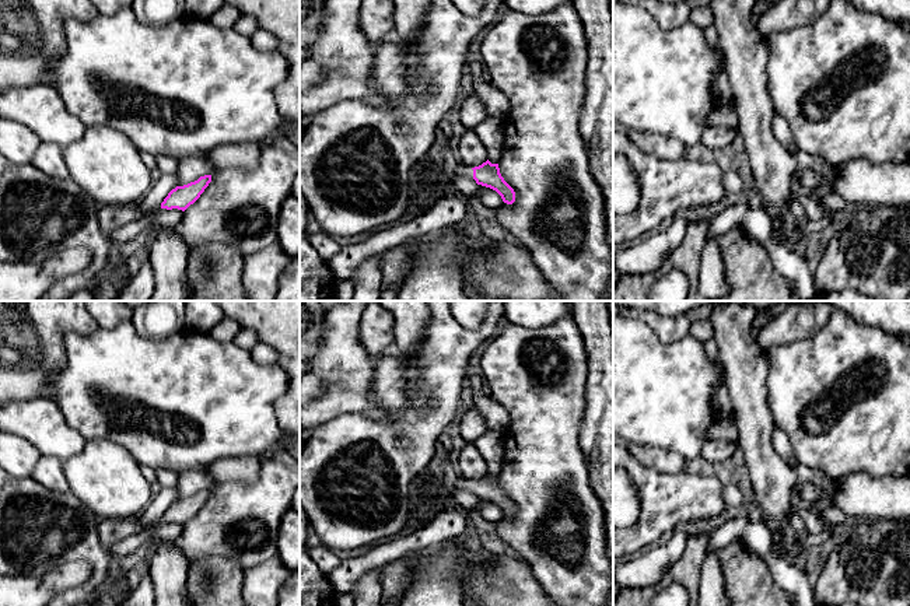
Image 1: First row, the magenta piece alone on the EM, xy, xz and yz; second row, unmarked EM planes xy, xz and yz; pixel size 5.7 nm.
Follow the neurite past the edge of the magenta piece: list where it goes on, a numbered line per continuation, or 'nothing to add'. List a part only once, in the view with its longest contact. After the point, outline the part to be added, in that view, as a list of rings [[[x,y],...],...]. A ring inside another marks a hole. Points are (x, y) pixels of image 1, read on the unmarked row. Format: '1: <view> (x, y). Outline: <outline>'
1: xz (459, 482). Outline: [[[458,476],[454,480],[454,488],[455,490],[461,490],[461,488],[463,488],[463,490],[473,490],[473,483],[466,480],[466,479],[463,479],[463,477],[461,477],[461,476]]]

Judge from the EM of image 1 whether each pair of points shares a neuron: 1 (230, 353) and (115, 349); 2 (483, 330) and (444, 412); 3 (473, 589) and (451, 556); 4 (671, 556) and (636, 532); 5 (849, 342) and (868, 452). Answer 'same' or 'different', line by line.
1: same
2: same
3: different
4: different
5: same

